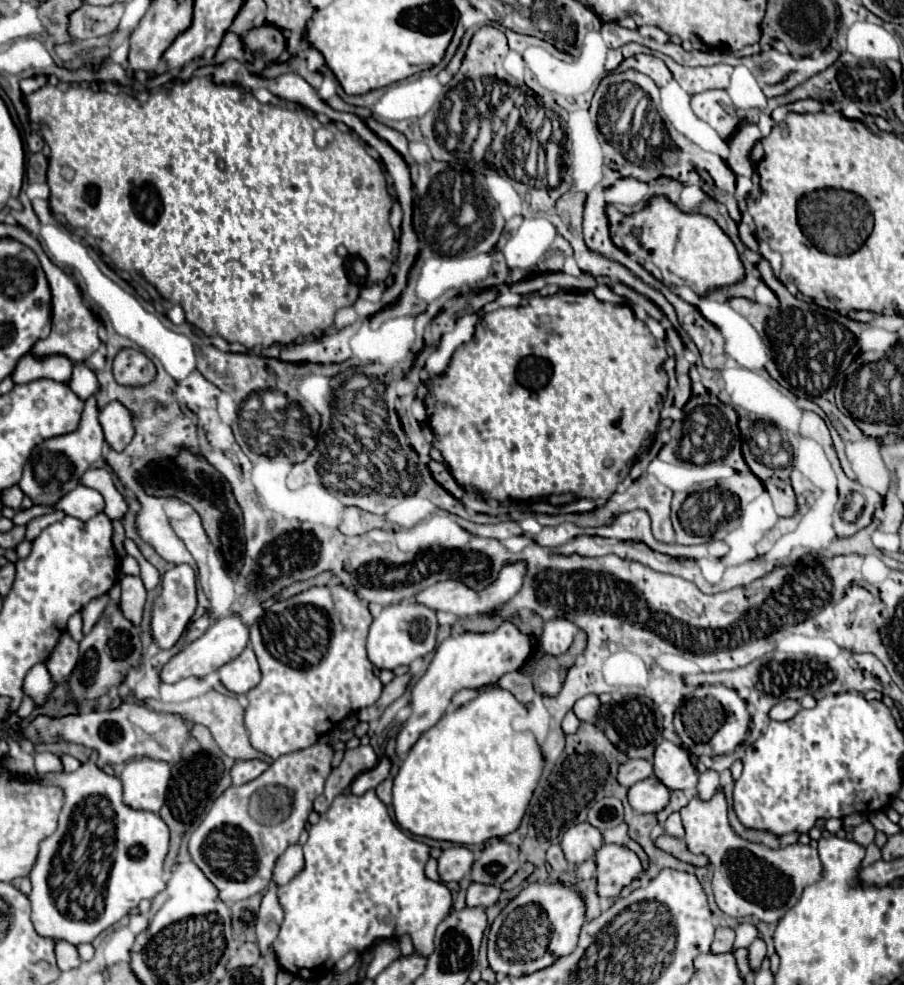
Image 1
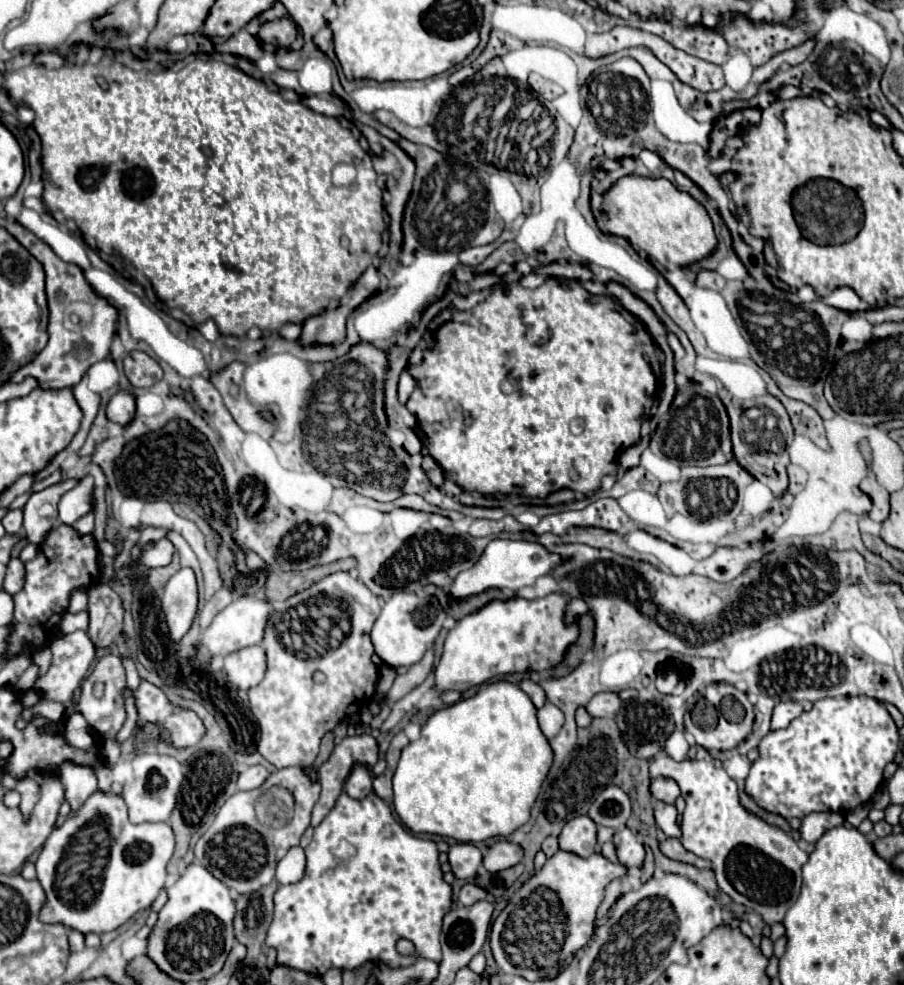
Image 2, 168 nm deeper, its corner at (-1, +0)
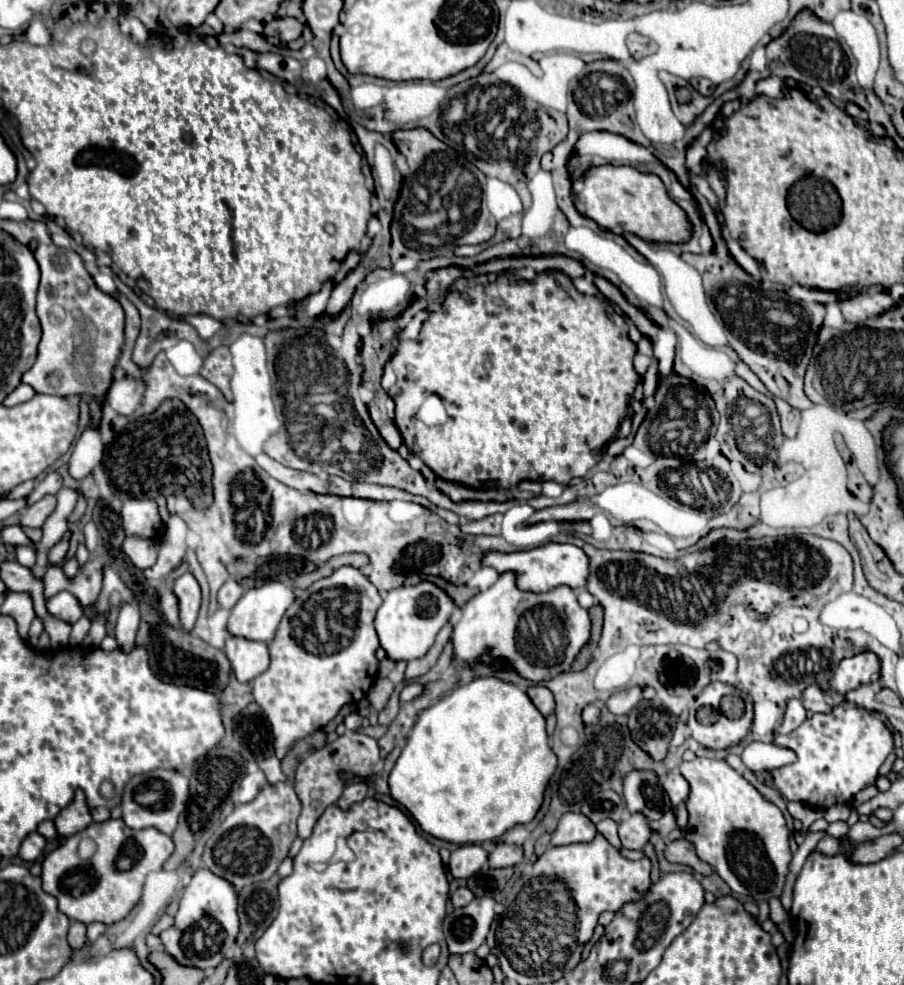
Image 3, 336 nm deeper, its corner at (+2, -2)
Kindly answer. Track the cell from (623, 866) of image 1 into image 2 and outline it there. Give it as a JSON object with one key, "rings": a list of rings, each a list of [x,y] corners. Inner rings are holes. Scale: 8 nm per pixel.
{"rings":[[[623,827],[615,833],[613,837],[617,855],[619,855],[619,863],[627,865],[627,867],[641,867],[643,857],[645,857],[645,847],[639,841],[637,833],[631,831],[629,827]]]}

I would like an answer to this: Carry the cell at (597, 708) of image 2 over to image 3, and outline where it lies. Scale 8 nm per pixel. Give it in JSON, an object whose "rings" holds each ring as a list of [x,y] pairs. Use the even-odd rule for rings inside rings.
{"rings":[[[630,687],[630,689],[626,689],[626,691],[614,693],[612,697],[608,697],[606,707],[608,707],[614,715],[626,715],[626,713],[630,713],[630,711],[636,707],[636,703],[642,699],[640,693],[642,693],[640,687]]]}

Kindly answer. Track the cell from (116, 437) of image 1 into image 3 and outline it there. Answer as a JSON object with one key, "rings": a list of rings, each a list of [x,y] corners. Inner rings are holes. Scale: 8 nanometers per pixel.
{"rings":[[[124,377],[122,381],[118,381],[110,387],[106,401],[116,413],[132,415],[136,411],[136,407],[140,405],[142,395],[144,395],[144,385],[140,381]]]}

